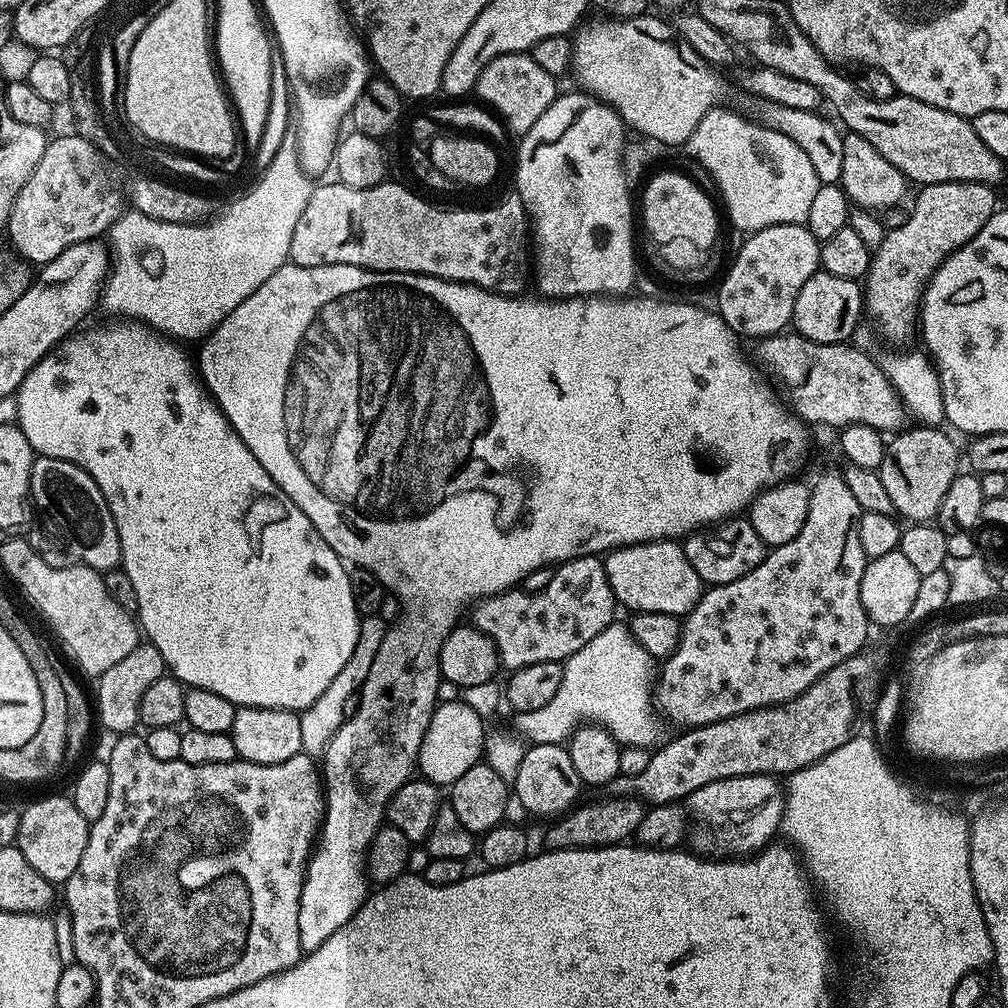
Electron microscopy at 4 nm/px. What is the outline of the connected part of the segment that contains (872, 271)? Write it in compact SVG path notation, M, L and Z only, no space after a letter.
M938 182L937 184L926 184L915 193L911 201L910 209L912 213L901 222L897 228L889 227L884 233L882 246L874 250L872 264L868 267L868 276L872 285L866 288L866 308L877 322L884 327L884 332L888 336L904 336L918 320L918 307L922 302L925 288L928 287L929 280L938 270L938 266L954 250L966 246L992 213L997 211L996 204L997 189L991 184L979 184L978 182Z

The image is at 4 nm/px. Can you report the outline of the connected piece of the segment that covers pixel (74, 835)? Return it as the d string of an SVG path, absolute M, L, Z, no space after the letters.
M67 795L48 796L45 800L34 801L28 809L20 812L15 847L19 848L26 862L30 862L30 866L34 866L38 874L42 874L42 878L49 880L53 886L60 886L70 878L70 874L74 874L74 870L78 870L78 862L82 862L82 850L86 850L89 827L90 821L78 814L78 806L74 806Z

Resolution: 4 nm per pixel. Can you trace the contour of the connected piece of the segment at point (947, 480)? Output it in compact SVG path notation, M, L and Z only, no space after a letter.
M914 426L914 429L897 433L885 445L883 460L878 469L886 494L890 497L893 511L905 521L911 523L929 523L935 519L941 508L942 499L946 496L950 484L959 475L958 450L955 444L934 426Z

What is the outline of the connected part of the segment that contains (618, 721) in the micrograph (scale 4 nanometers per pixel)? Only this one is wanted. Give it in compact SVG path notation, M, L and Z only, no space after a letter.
M627 623L608 624L606 630L598 634L598 638L590 638L590 642L582 646L582 650L575 652L569 660L563 661L563 666L562 686L558 686L558 694L554 694L554 698L550 698L550 702L546 702L542 710L515 713L516 728L528 739L529 745L564 744L581 722L599 724L621 746L633 744L646 748L656 744L654 743L656 724L652 721L654 708L650 703L650 689L654 684L654 660L648 655L648 651L632 637L631 627Z

